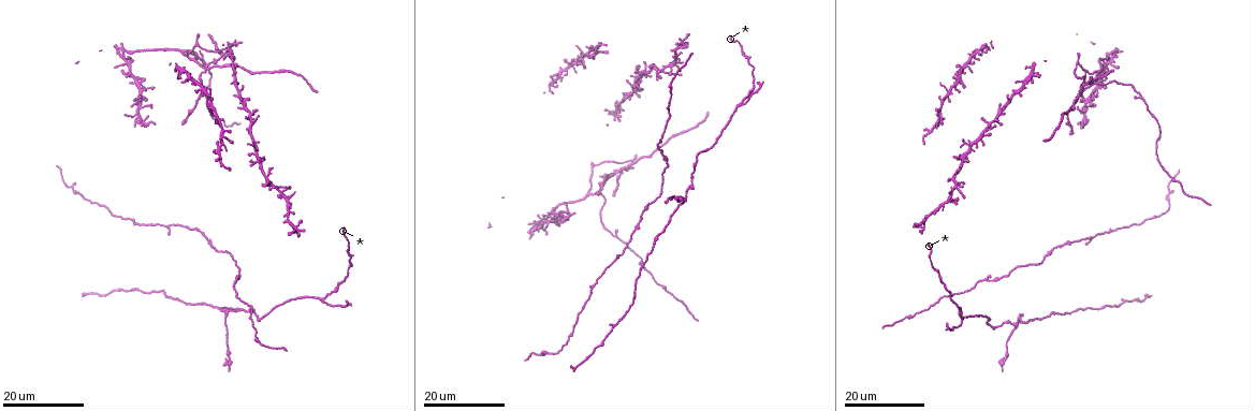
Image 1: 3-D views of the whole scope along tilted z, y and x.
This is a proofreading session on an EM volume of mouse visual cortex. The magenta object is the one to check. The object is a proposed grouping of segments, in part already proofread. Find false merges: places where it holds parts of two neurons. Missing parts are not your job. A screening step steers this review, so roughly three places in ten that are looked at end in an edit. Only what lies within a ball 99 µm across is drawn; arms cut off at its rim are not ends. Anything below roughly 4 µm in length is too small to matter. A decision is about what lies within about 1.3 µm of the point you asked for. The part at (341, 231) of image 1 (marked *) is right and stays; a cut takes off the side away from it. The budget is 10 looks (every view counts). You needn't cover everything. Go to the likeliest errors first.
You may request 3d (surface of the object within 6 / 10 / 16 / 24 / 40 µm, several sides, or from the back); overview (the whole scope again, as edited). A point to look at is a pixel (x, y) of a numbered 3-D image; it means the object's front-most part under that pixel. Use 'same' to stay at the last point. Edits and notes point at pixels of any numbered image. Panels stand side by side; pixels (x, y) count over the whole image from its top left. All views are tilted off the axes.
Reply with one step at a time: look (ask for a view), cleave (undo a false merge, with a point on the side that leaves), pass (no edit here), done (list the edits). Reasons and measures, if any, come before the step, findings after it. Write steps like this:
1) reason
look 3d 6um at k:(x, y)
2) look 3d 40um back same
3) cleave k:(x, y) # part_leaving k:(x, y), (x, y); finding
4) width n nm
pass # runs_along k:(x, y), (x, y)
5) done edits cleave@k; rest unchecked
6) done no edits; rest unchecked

looks like a crossing
look 3d 16um at 1:(205, 66)

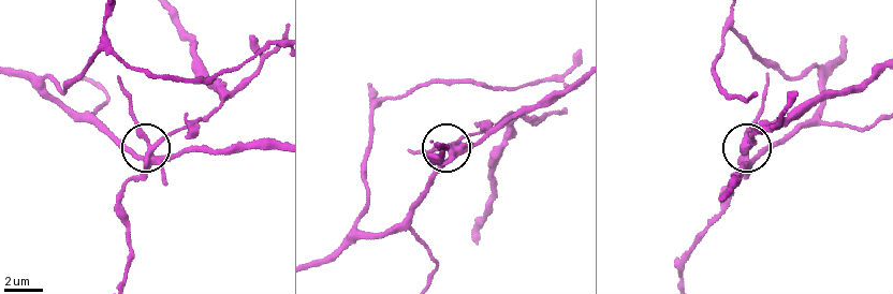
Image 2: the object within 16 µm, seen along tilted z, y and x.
look 3d 10um at 2:(743, 157)

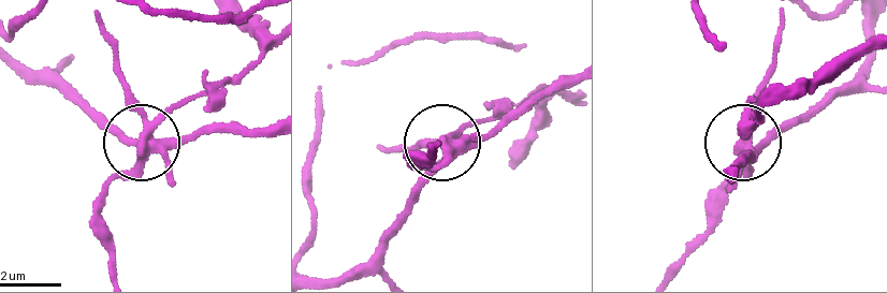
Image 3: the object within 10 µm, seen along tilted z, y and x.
cleave 3:(134, 105) # part_leaving 3:(147, 151), (108, 190), (101, 223), (106, 268); a second neuron is stuck on

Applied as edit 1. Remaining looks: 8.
looks like a crossing
look 3d 16um at 1:(271, 185)

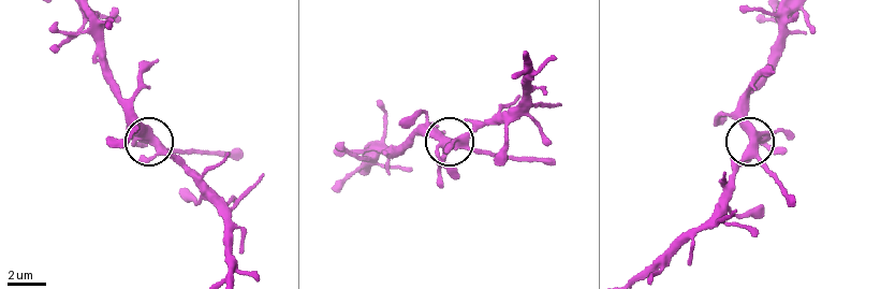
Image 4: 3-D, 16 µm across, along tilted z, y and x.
zoom in
look 3d 6um at 4:(752, 153)

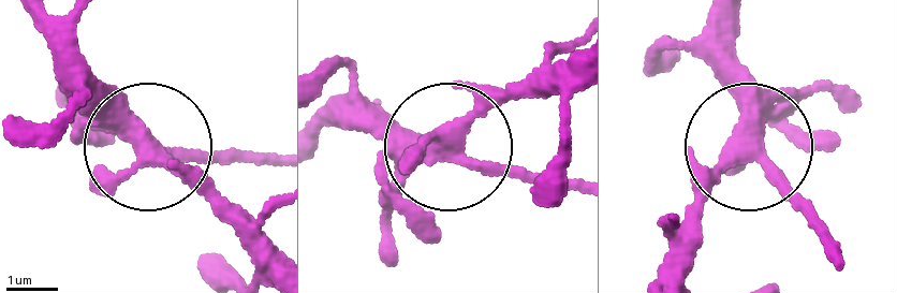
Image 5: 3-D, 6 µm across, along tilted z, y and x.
width 350 nm
pass # continuous, no second neuron

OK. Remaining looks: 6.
a fork
look 3d 24um at 1:(239, 308)

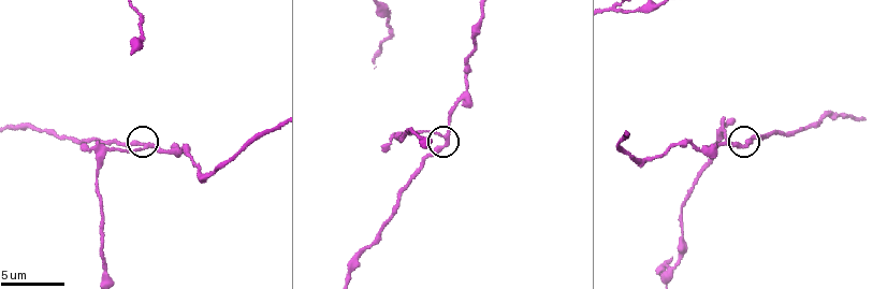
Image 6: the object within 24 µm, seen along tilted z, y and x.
zoom in
look 3d 6um at 6:(740, 148)

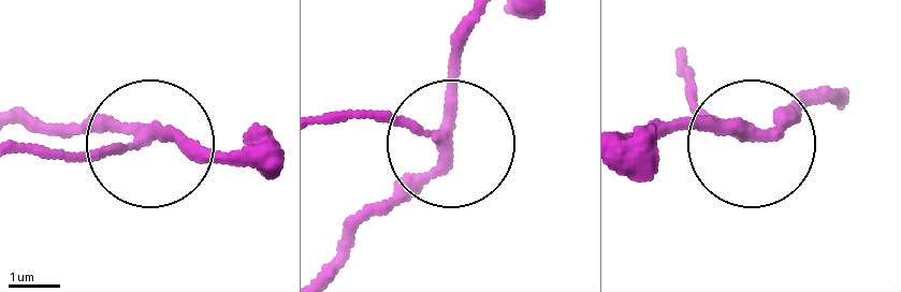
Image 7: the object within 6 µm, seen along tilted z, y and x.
pass # runs_along 7:(231, 147), (178, 144), (166, 130), (115, 152), (19, 156); one neuron here

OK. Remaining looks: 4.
four or more arms meet
look 3d 16um at 1:(140, 109)

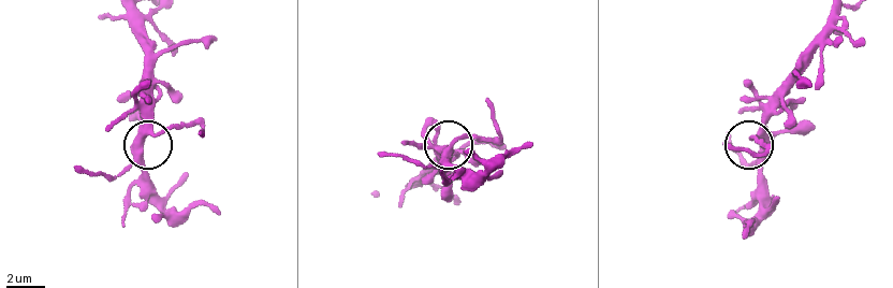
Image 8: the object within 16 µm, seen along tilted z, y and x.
look 3d 10um at 8:(446, 150)

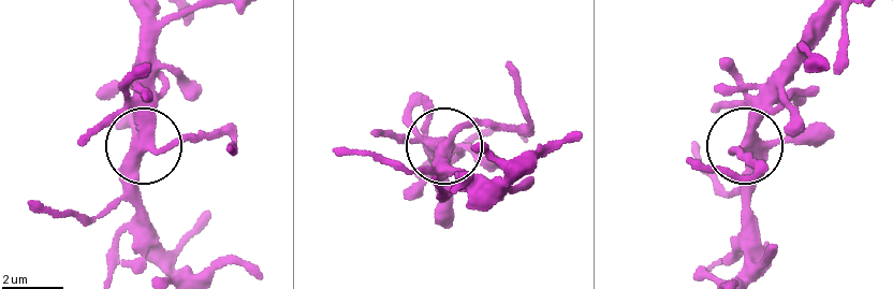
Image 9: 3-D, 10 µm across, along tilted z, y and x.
width 370 nm
pass # runs_along 9:(135, 15), (149, 145), (164, 148), (188, 135), (230, 131); continuous, no second neuron

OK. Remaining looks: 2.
look 3d 24um at 1:(1169, 196)

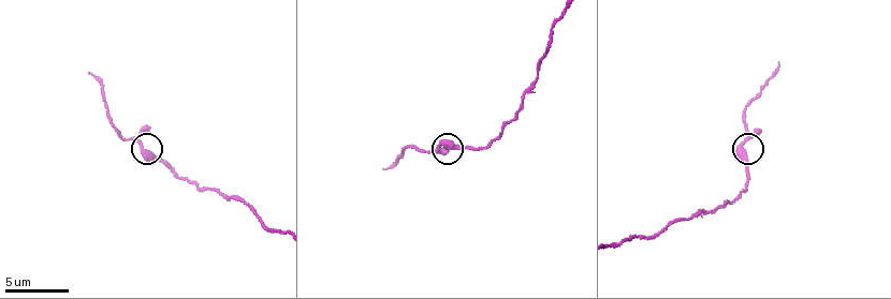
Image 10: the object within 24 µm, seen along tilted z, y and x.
look 3d 10um at 10:(139, 143)

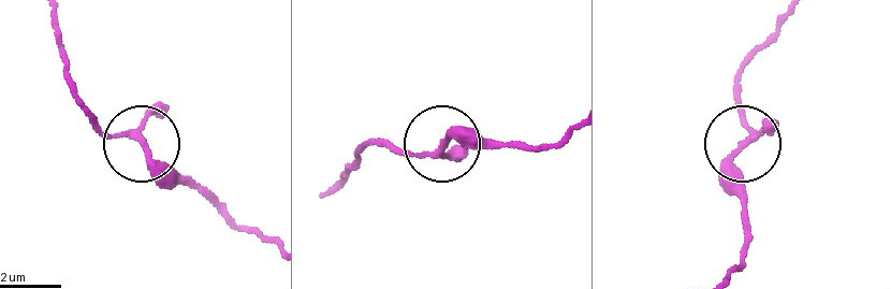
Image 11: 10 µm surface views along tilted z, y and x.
arms 3
pass # continuous, no second neuron

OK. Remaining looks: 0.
done edits cleave@3; rest unchecked

